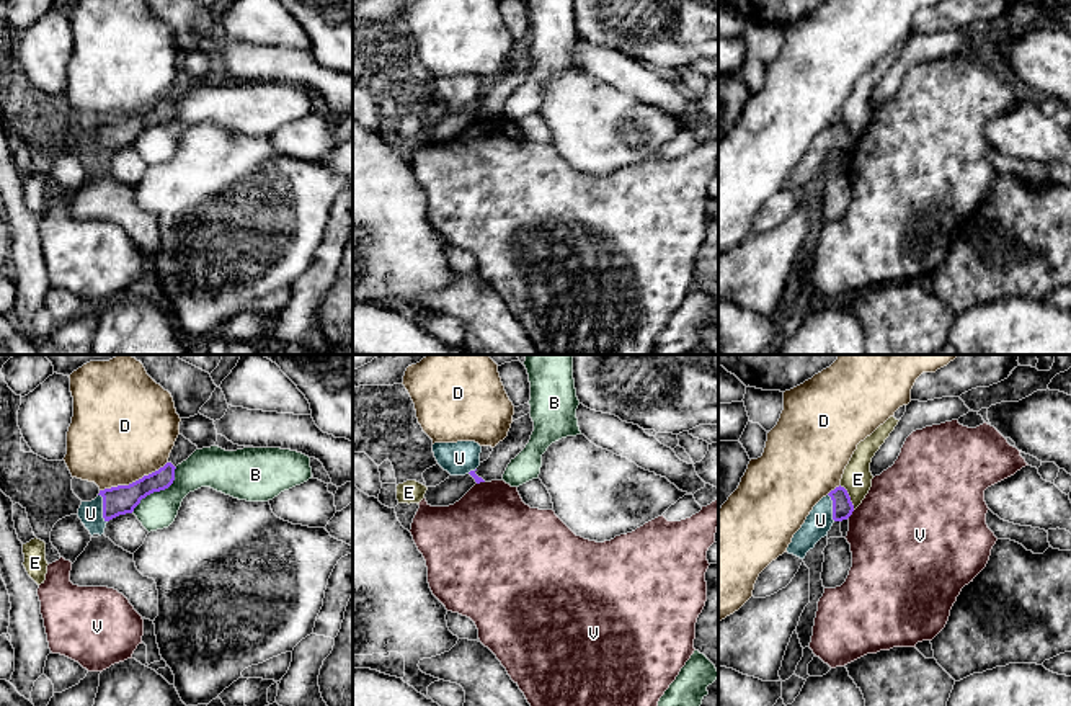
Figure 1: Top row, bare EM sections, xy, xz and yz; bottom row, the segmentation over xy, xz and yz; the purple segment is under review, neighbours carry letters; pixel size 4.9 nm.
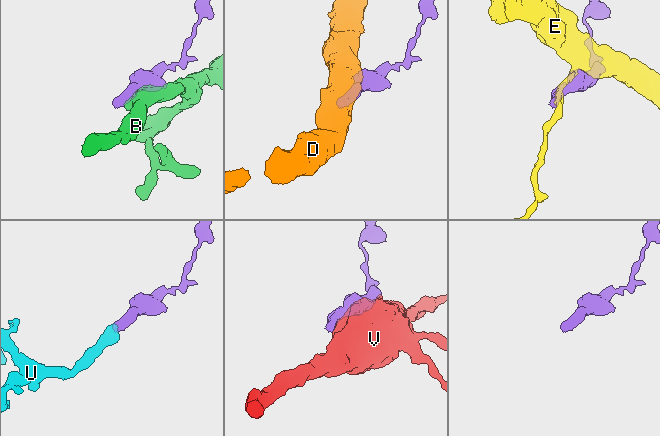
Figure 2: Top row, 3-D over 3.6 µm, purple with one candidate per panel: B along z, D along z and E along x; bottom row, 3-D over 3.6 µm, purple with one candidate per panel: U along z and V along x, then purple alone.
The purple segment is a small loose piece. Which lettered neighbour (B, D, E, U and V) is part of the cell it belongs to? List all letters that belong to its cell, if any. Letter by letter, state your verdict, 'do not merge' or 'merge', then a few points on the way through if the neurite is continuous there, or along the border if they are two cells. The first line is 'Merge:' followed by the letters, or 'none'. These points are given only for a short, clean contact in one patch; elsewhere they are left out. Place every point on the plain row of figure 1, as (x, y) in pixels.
Merge: U
B: do not merge; border along xy (177, 102), (175, 113), (167, 121), (147, 128), (131, 146)
D: do not merge
E: do not merge
U: merge; runs through xy (118, 134), (103, 142), (90, 147)
V: do not merge

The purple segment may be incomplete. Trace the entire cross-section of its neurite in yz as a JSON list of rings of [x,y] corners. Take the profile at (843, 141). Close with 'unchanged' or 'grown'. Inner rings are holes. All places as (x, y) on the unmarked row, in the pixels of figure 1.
[[[841,119],[836,121],[813,141],[802,162],[793,168],[787,186],[805,193],[807,186],[828,170],[833,157],[847,154],[852,145],[854,139],[847,124]]]; grown

